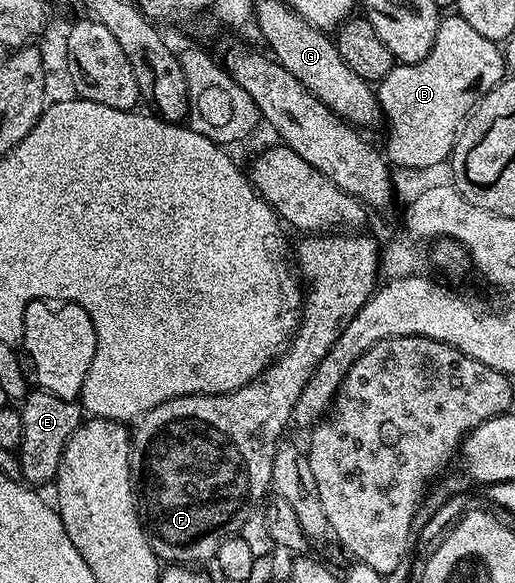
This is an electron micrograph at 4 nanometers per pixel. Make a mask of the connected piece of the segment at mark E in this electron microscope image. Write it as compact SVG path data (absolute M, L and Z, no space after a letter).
M41 388L31 389L26 397L21 399L20 409L24 420L24 440L20 440L16 451L16 466L19 471L22 469L23 475L21 474L21 477L31 487L42 488L45 482L53 483L57 479L62 453L72 436L72 432L76 432L82 425L84 411L77 401L60 400L60 396L52 396L47 390Z

